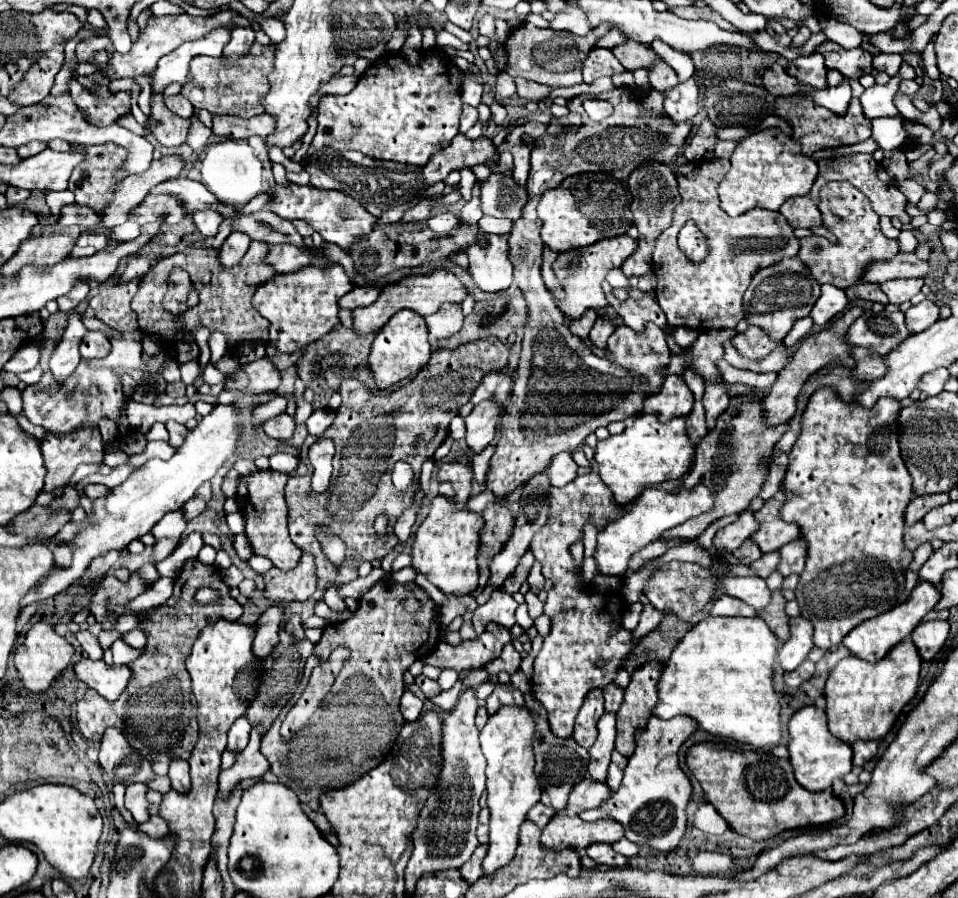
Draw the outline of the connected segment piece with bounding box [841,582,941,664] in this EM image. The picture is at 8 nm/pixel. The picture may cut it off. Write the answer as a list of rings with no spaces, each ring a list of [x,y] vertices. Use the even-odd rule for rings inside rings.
[[[921,582],[921,584],[917,584],[917,586],[913,588],[913,592],[911,592],[911,596],[907,598],[907,602],[895,606],[893,610],[889,610],[889,612],[885,612],[885,614],[879,614],[879,616],[875,616],[875,618],[869,618],[869,620],[861,622],[859,626],[855,626],[855,628],[843,638],[841,644],[843,644],[853,656],[857,656],[857,658],[861,658],[861,660],[867,660],[867,662],[871,662],[871,664],[877,664],[877,662],[881,662],[881,660],[885,658],[885,654],[887,654],[895,644],[899,644],[899,642],[903,642],[903,640],[909,638],[909,634],[913,632],[913,628],[921,622],[921,618],[923,618],[929,610],[935,608],[935,604],[937,604],[939,600],[941,600],[939,590],[937,590],[933,584],[923,584],[923,582]]]

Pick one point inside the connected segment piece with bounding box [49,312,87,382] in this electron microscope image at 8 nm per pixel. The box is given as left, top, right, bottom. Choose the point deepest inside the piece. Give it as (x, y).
(66, 357)

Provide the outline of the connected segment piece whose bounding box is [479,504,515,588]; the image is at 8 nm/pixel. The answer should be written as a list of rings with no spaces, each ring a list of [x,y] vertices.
[[[493,504],[485,508],[483,518],[485,518],[485,528],[481,532],[481,550],[479,550],[479,572],[481,572],[479,586],[481,588],[489,580],[489,560],[503,550],[515,526],[515,518],[511,510],[503,504]]]

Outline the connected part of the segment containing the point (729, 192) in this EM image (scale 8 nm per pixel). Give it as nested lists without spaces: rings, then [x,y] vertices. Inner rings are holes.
[[[765,128],[741,140],[735,148],[731,156],[731,170],[717,188],[721,208],[729,216],[741,216],[751,208],[779,210],[785,200],[807,194],[815,182],[817,172],[819,170],[813,156],[803,154],[795,140],[787,138],[779,128]]]

